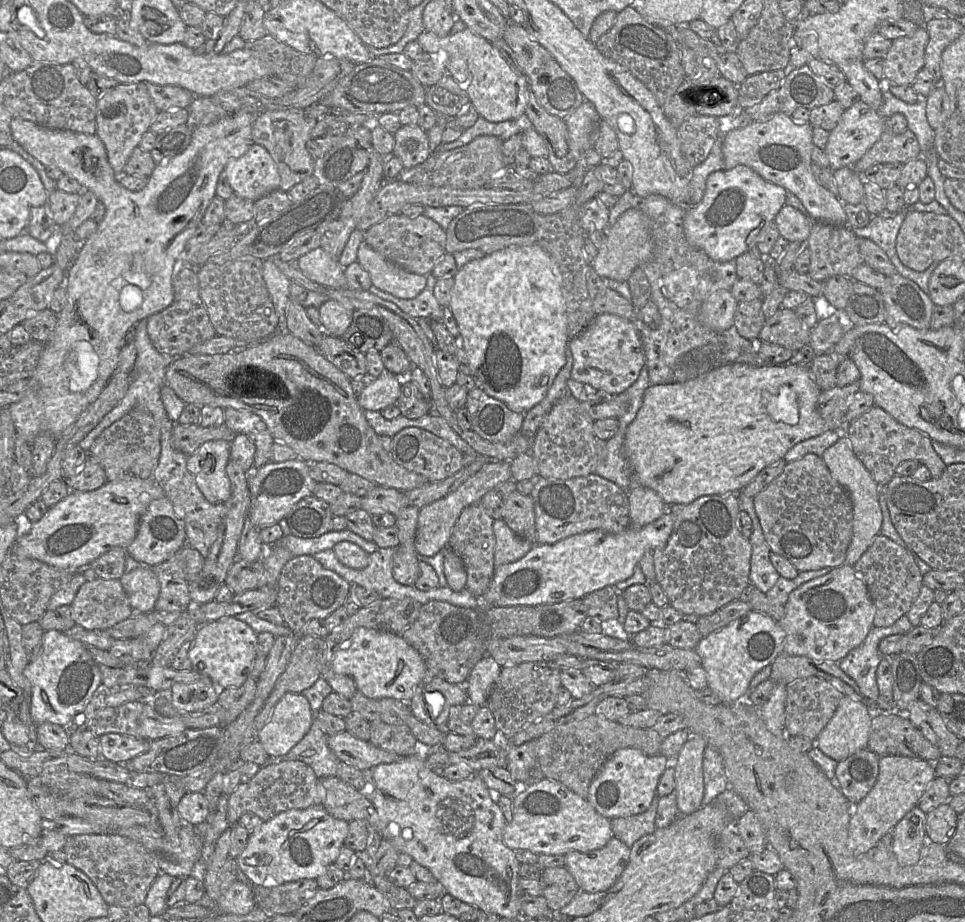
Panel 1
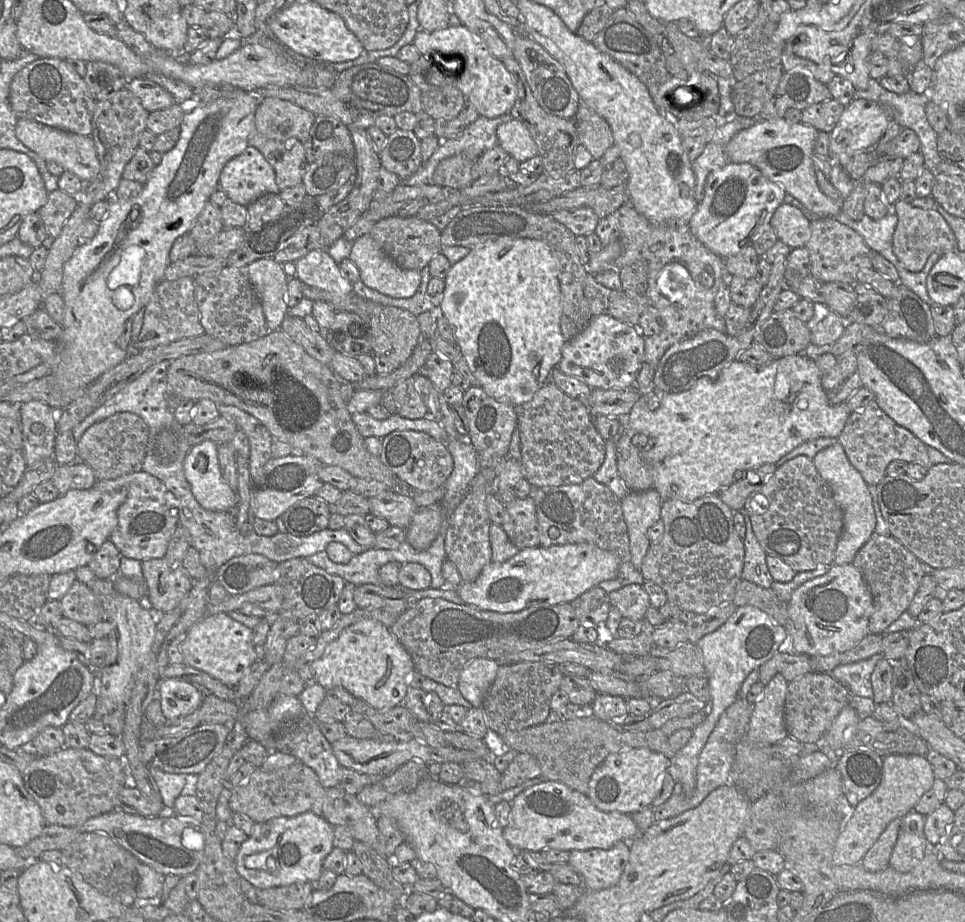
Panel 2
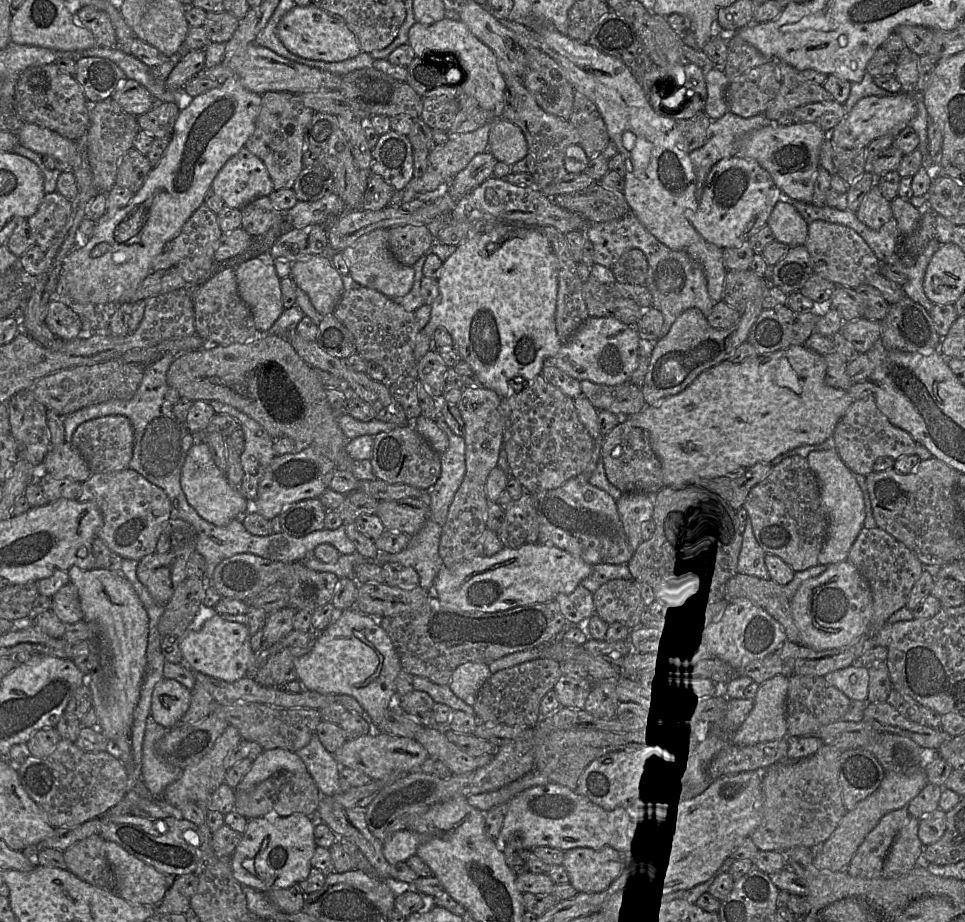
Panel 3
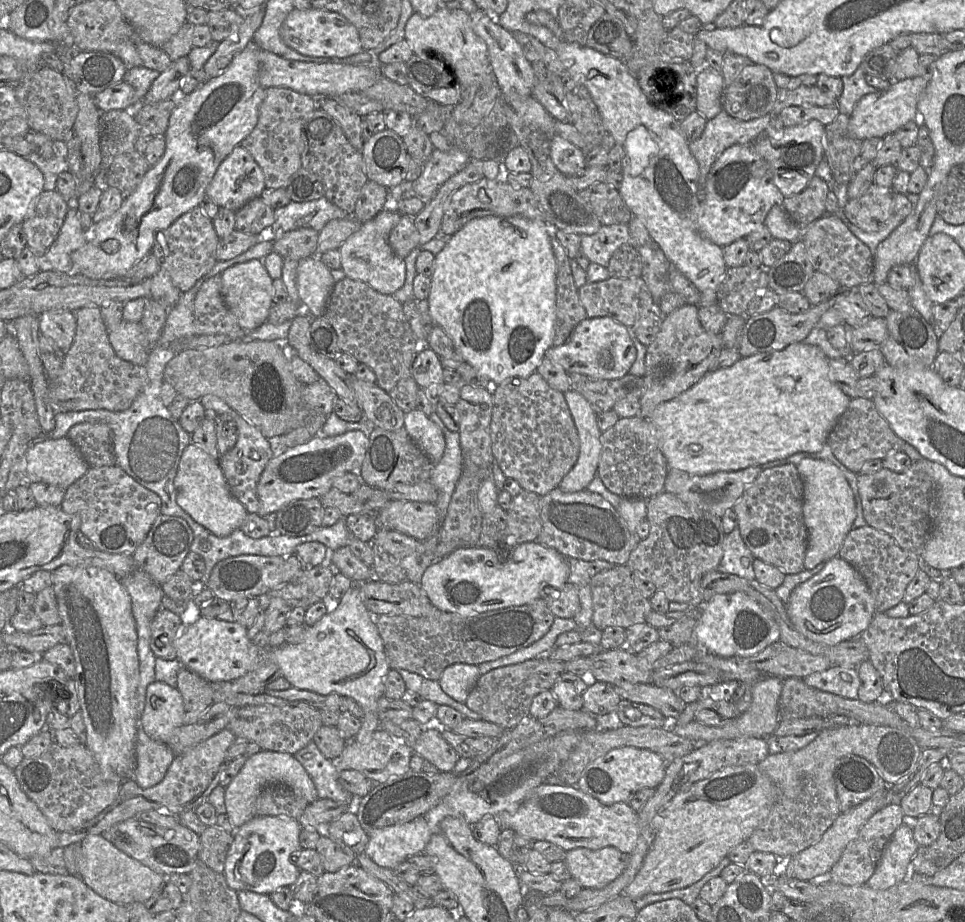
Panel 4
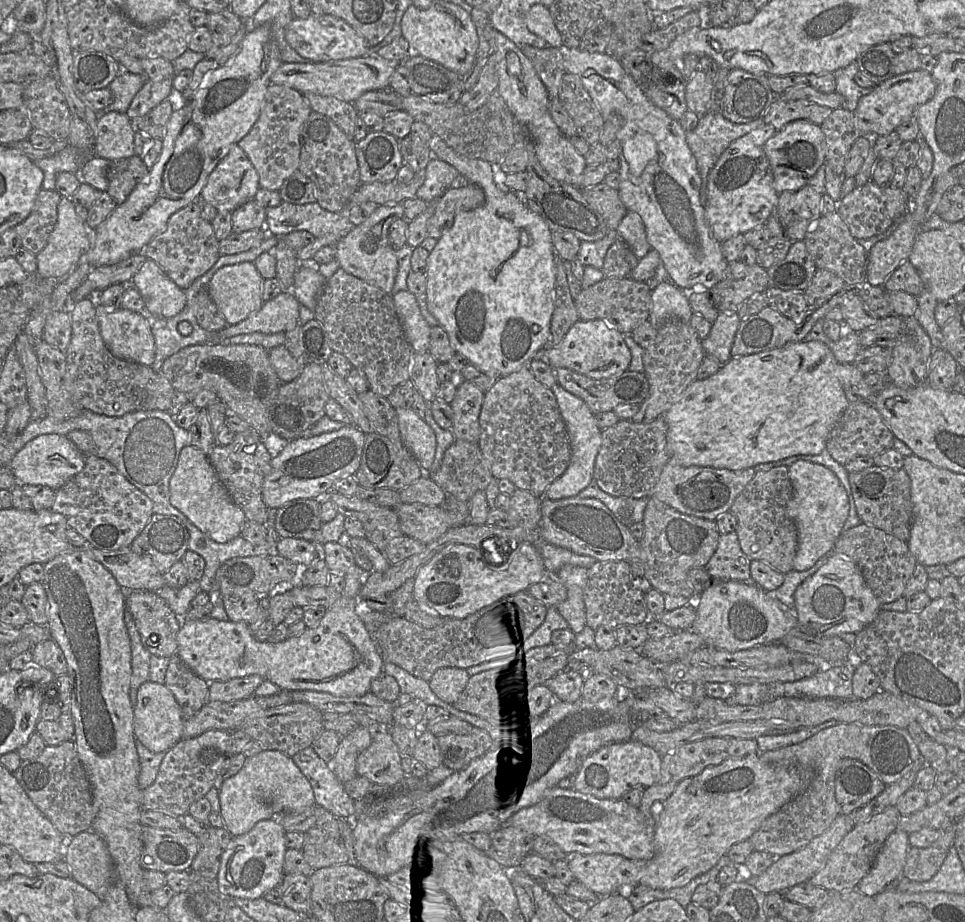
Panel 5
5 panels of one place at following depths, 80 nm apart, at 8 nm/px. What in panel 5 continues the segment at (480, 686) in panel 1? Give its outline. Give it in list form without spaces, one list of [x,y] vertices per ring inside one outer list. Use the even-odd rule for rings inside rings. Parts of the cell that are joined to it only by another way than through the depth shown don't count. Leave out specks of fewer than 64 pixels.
[[[443,667],[434,672],[428,683],[438,698],[453,704],[465,689],[469,678],[464,668]]]

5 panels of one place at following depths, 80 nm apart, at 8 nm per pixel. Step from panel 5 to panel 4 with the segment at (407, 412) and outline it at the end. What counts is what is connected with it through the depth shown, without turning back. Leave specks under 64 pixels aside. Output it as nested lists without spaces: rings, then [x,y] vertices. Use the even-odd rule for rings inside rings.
[[[412,410],[404,416],[404,428],[409,437],[436,465],[442,458],[446,443],[439,427],[419,410]]]

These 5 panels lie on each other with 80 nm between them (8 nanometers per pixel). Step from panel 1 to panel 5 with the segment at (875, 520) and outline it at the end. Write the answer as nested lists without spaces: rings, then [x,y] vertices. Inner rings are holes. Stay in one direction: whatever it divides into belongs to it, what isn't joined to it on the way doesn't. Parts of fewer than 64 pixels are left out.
[[[804,460],[796,461],[788,468],[793,495],[787,503],[786,510],[788,516],[795,523],[798,533],[793,570],[805,571],[834,549],[849,516],[850,506],[844,487],[830,469]]]

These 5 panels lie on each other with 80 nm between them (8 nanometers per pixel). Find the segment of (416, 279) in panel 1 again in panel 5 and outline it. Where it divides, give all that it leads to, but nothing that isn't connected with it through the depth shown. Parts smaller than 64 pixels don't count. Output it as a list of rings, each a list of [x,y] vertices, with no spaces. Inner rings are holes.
[[[401,203],[379,205],[369,218],[336,244],[337,261],[347,273],[391,293],[398,272],[396,250],[389,241],[389,227],[397,219],[404,218]]]

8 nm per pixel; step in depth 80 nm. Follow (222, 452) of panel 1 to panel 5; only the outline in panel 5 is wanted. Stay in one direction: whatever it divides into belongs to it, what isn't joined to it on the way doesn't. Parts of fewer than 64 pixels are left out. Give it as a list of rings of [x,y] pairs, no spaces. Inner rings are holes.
[[[191,444],[182,448],[169,487],[171,504],[184,513],[209,538],[219,543],[226,543],[239,536],[246,520],[245,514],[233,502],[207,455],[200,449]]]

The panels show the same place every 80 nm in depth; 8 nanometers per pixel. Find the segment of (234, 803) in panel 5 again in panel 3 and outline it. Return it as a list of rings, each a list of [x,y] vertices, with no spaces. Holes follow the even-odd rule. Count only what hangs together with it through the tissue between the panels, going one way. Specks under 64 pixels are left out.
[[[281,748],[264,750],[253,761],[250,771],[243,777],[235,791],[246,791],[280,771],[305,773],[307,769],[295,752]]]

